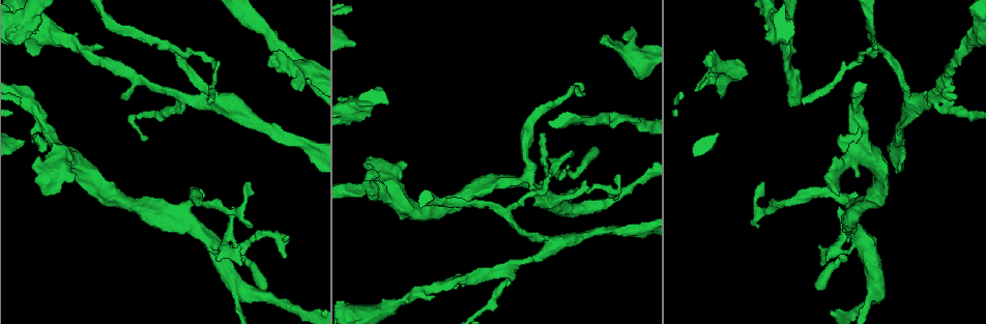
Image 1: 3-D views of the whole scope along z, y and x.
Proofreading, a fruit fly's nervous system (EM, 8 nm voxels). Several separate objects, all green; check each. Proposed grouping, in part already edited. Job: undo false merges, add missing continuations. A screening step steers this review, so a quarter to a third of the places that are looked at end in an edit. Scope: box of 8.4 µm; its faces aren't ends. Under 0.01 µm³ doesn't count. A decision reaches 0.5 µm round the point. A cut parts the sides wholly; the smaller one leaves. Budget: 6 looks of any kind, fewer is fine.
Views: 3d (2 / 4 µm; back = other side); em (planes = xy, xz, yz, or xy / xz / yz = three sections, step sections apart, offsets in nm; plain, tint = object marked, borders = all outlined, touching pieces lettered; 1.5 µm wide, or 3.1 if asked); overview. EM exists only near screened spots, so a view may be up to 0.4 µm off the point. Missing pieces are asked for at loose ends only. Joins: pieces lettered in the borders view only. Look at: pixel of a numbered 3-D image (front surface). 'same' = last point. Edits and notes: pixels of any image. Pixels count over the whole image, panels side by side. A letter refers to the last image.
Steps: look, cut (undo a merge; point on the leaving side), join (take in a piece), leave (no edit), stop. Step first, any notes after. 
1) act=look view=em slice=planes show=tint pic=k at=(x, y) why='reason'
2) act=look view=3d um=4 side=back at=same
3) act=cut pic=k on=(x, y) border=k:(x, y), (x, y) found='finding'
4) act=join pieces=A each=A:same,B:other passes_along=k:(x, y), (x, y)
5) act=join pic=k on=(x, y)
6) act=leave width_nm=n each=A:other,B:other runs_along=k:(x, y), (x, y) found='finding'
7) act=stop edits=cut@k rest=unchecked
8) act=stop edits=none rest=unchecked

act=look view=em slice=planes show=plain pic=1 at=(837, 162) why='stops while still wide'

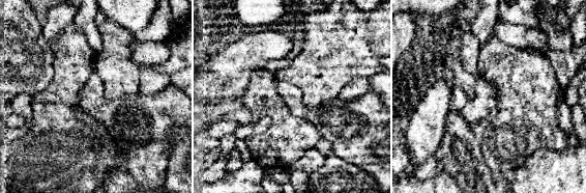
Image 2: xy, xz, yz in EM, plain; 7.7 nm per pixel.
act=look view=em slice=planes show=borders at=same

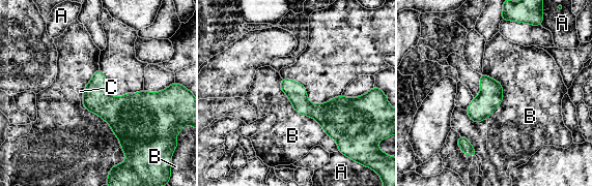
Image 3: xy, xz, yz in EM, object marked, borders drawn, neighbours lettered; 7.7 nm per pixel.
act=leave each=A:other,B:other,C:other border=3:(281, 79), (293, 109), (328, 135) found='no lettered piece goes on from it'

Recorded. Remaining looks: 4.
act=look view=3d um=2 pic=1 at=(937, 98) why='three arms meet'

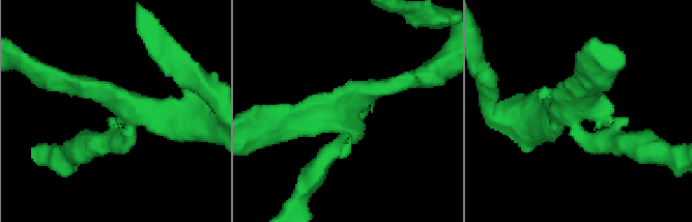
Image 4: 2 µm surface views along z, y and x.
act=look view=em slice=xy step=8 show=plain pic=4 at=(349, 112) arms=3 arm_widths_nm=200,200,220

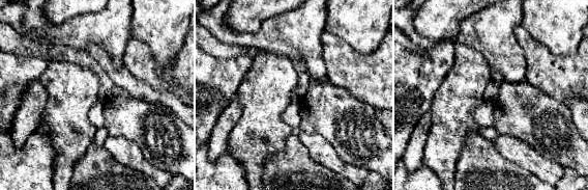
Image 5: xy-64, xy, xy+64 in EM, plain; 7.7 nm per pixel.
act=look view=em slice=xy step=8 show=borders at=same why='what lies round it'

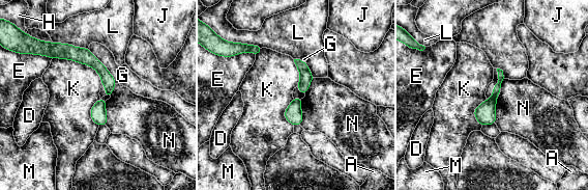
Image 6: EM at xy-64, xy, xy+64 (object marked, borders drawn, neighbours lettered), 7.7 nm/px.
act=cut pic=6 on=(486, 113) width_nm=100 each=A:other,D:other,E:other,G:other,H:other,J:other,K:other,L:other,M:other,N:other border=6:(488, 99), (495, 102) found='a second neuron is stuck on'

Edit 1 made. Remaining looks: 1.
act=stop edits=cut@6 rest=unchecked

